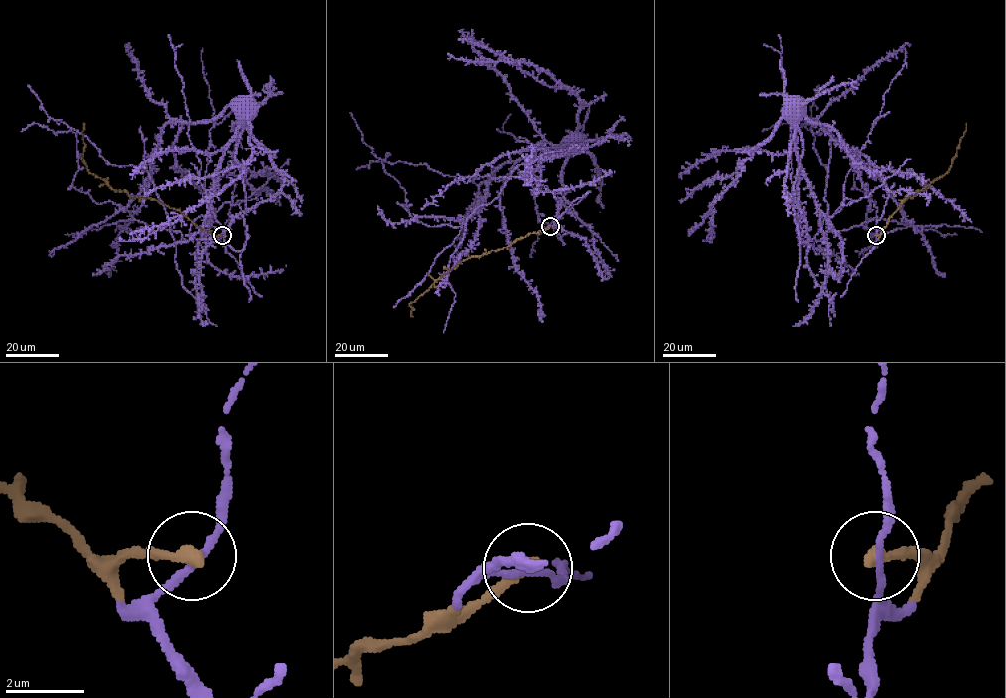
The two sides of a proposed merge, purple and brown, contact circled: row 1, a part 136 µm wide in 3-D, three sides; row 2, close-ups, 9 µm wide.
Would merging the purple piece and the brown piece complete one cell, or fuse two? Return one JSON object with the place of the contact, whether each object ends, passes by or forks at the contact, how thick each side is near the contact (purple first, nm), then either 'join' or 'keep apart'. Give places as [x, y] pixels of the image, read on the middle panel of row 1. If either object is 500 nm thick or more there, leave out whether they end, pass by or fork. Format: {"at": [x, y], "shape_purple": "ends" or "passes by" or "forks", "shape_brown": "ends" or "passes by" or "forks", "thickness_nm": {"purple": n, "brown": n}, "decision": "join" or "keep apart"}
{"at": [550, 226], "shape_purple": "passes by", "shape_brown": "ends", "thickness_nm": {"purple": 160, "brown": 320}, "decision": "join"}

